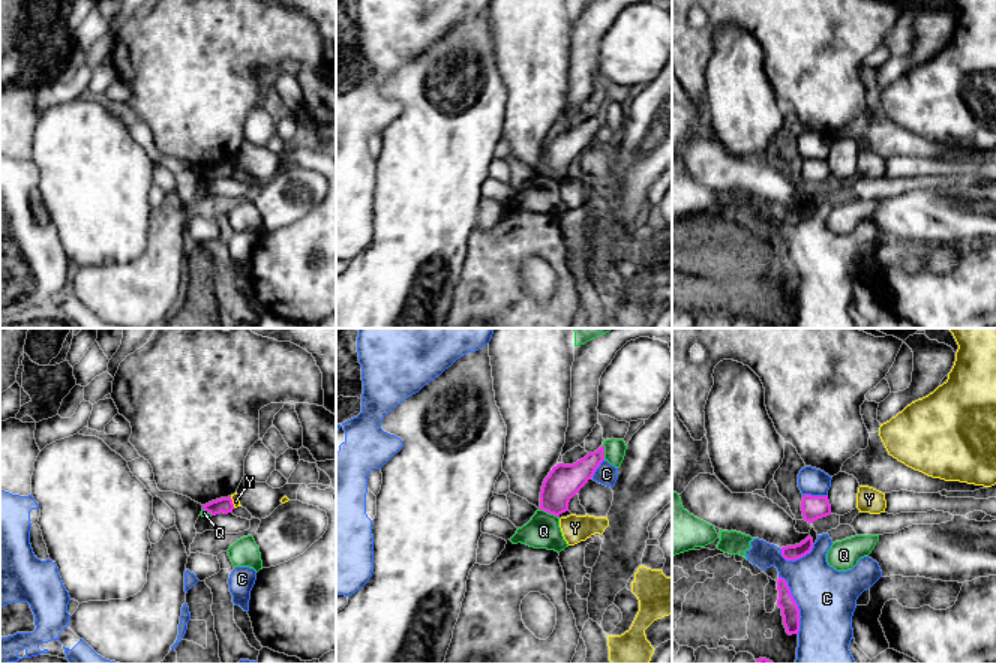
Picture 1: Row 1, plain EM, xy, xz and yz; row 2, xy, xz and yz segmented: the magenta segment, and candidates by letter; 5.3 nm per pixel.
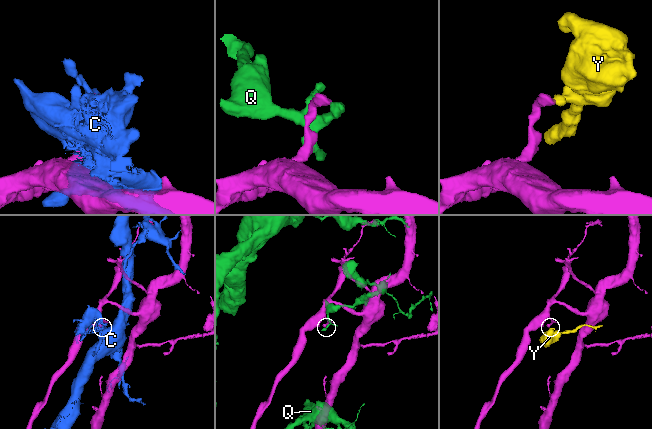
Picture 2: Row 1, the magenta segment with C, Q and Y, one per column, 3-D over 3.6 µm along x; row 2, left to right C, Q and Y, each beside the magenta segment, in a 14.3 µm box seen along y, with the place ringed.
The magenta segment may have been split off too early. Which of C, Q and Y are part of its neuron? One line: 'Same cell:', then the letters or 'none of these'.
Same cell: none of these

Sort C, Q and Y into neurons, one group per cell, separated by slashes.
C / Q / Y

